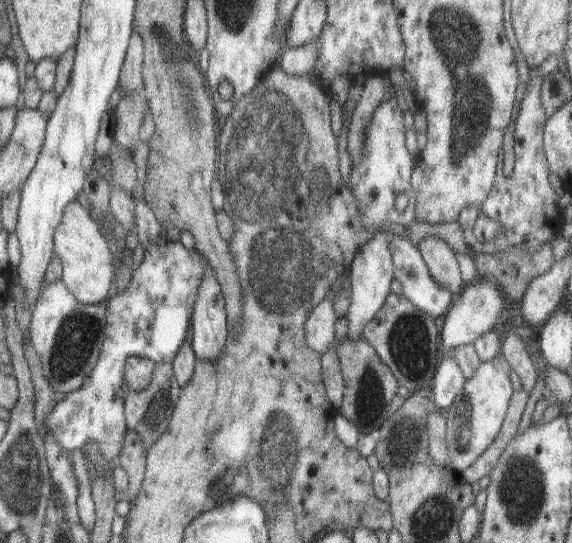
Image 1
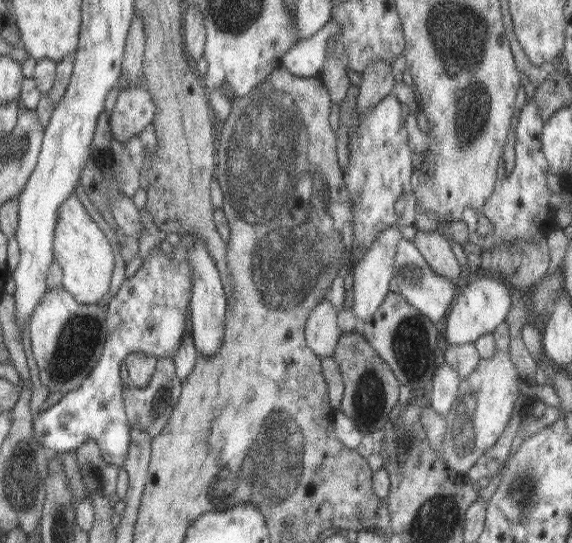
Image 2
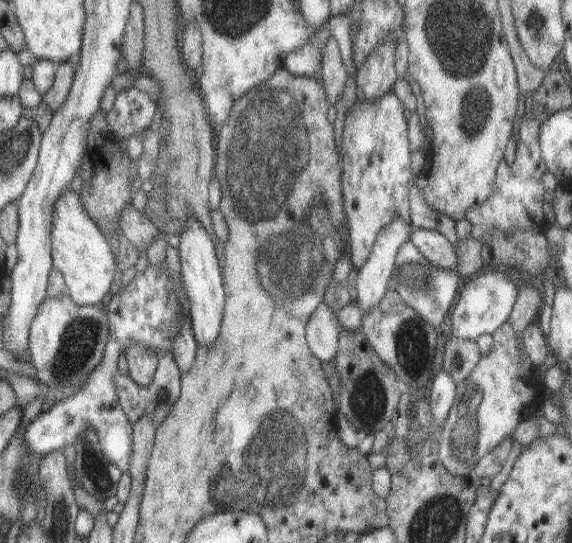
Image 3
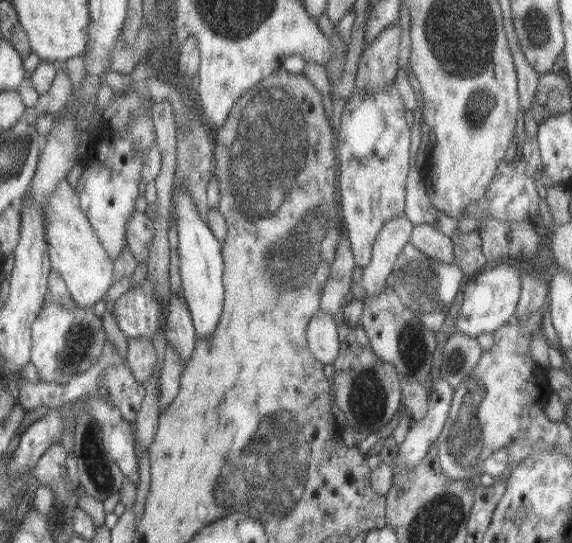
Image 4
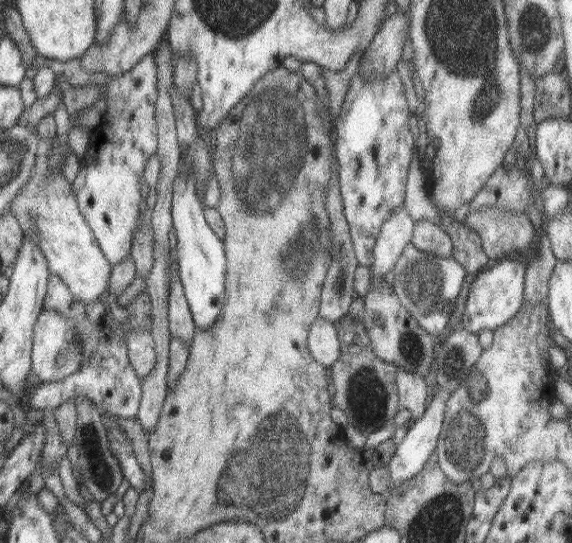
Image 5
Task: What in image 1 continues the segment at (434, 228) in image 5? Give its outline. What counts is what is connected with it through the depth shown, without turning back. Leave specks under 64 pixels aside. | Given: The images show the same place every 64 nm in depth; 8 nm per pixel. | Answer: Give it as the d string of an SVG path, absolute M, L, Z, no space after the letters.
M427 236L415 246L421 250L433 280L441 284L443 288L447 288L451 294L461 294L463 280L461 280L459 266L455 260L455 250L439 236Z

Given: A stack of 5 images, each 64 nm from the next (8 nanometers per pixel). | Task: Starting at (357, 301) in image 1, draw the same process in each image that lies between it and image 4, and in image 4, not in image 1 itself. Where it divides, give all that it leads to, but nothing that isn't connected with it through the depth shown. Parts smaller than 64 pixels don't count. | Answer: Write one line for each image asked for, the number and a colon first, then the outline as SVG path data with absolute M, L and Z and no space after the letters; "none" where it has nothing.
2: M391 226L383 232L379 232L379 236L375 238L375 242L371 244L371 248L367 250L367 254L363 256L361 262L351 264L351 274L353 274L353 306L351 310L355 312L355 316L359 318L359 322L363 324L371 314L377 312L377 308L381 306L381 302L385 300L385 296L389 294L389 282L395 276L395 252L397 252L397 244L403 240L403 230L401 226Z
3: M393 220L387 224L373 244L373 250L369 254L369 260L359 270L355 278L355 290L357 290L357 304L361 312L369 312L379 300L383 300L385 292L389 290L389 280L395 272L395 258L399 254L399 248L409 242L413 232L413 226L405 220Z
4: M405 216L383 224L373 244L371 262L363 266L361 292L365 294L365 298L375 298L385 290L387 276L393 274L395 262L401 250L411 242L413 230L415 230L415 224Z

